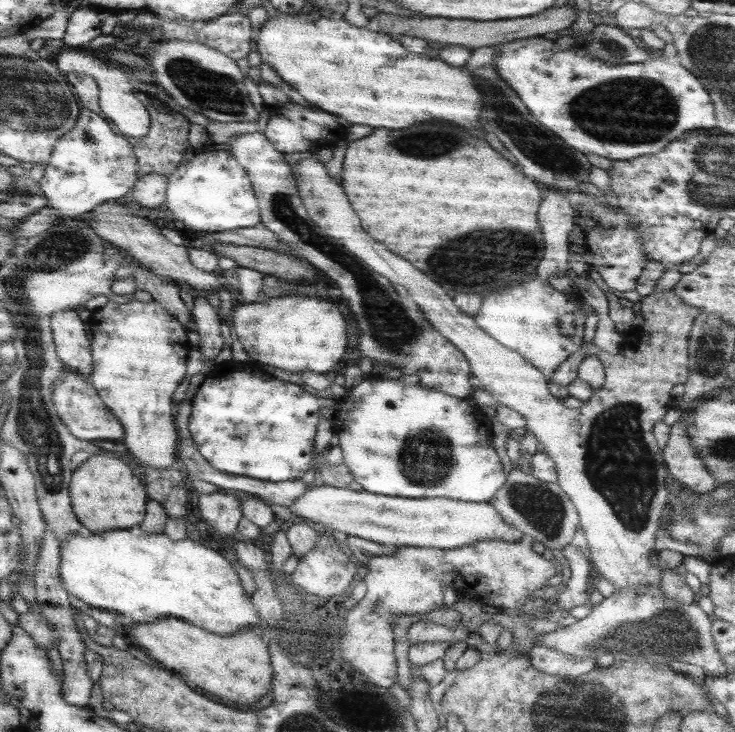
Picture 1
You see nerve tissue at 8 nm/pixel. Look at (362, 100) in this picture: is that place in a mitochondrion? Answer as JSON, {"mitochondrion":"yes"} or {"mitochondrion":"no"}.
{"mitochondrion":"no"}

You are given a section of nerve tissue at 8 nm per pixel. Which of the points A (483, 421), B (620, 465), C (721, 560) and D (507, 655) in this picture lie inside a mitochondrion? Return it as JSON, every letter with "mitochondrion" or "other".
{"A":"other","B":"mitochondrion","C":"other","D":"other"}

